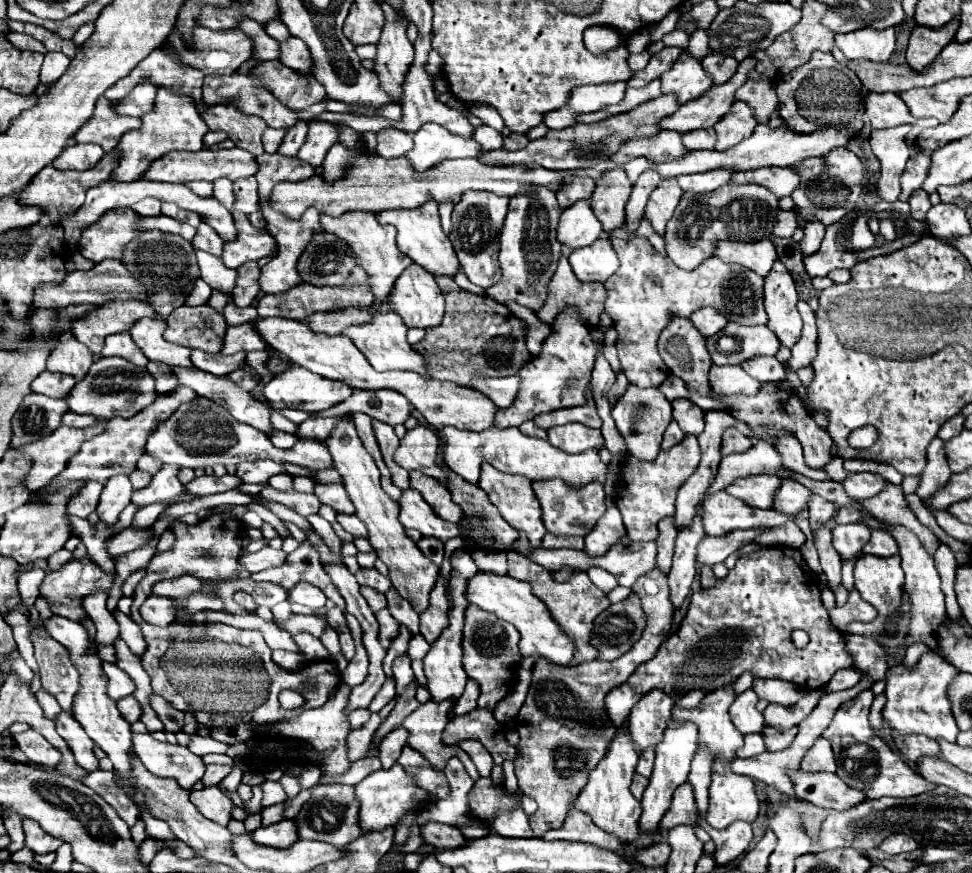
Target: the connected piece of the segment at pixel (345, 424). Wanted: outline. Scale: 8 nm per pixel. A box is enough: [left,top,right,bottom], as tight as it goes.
[326,416,440,612]

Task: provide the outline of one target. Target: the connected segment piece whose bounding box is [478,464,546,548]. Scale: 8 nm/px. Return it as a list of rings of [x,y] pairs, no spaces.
[[[490,464],[482,466],[482,476],[478,486],[488,494],[490,502],[500,510],[502,518],[516,530],[526,532],[526,538],[530,540],[530,544],[534,544],[534,548],[542,546],[542,538],[546,534],[546,528],[542,524],[542,508],[538,504],[538,498],[534,496],[532,490],[532,482],[524,480],[522,476],[512,476],[512,474],[504,474],[496,468],[492,468]]]

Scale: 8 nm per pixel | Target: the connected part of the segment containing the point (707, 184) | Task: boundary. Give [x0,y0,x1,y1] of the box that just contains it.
[678,170,732,194]

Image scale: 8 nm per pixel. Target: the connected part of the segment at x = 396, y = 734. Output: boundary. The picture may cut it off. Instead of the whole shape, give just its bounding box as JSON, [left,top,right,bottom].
[378,726,408,768]

